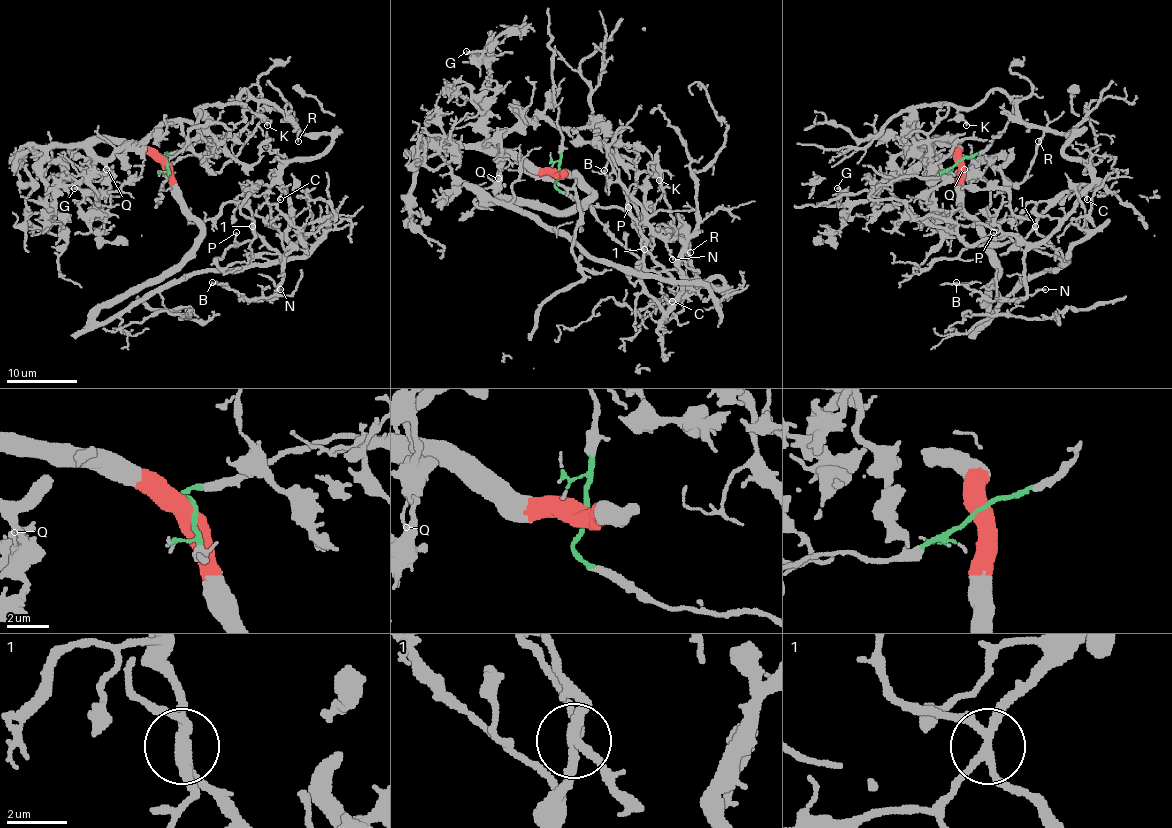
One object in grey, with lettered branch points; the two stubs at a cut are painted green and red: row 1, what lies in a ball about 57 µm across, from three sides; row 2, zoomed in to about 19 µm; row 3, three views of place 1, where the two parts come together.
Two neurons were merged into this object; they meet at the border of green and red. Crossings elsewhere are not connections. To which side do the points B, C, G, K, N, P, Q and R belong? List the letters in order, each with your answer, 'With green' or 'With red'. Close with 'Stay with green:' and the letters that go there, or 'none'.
B: With green
C: With green
G: With red
K: With green
N: With green
P: With green
Q: With red
R: With green
Stay with green: B, C, K, N, P, R

